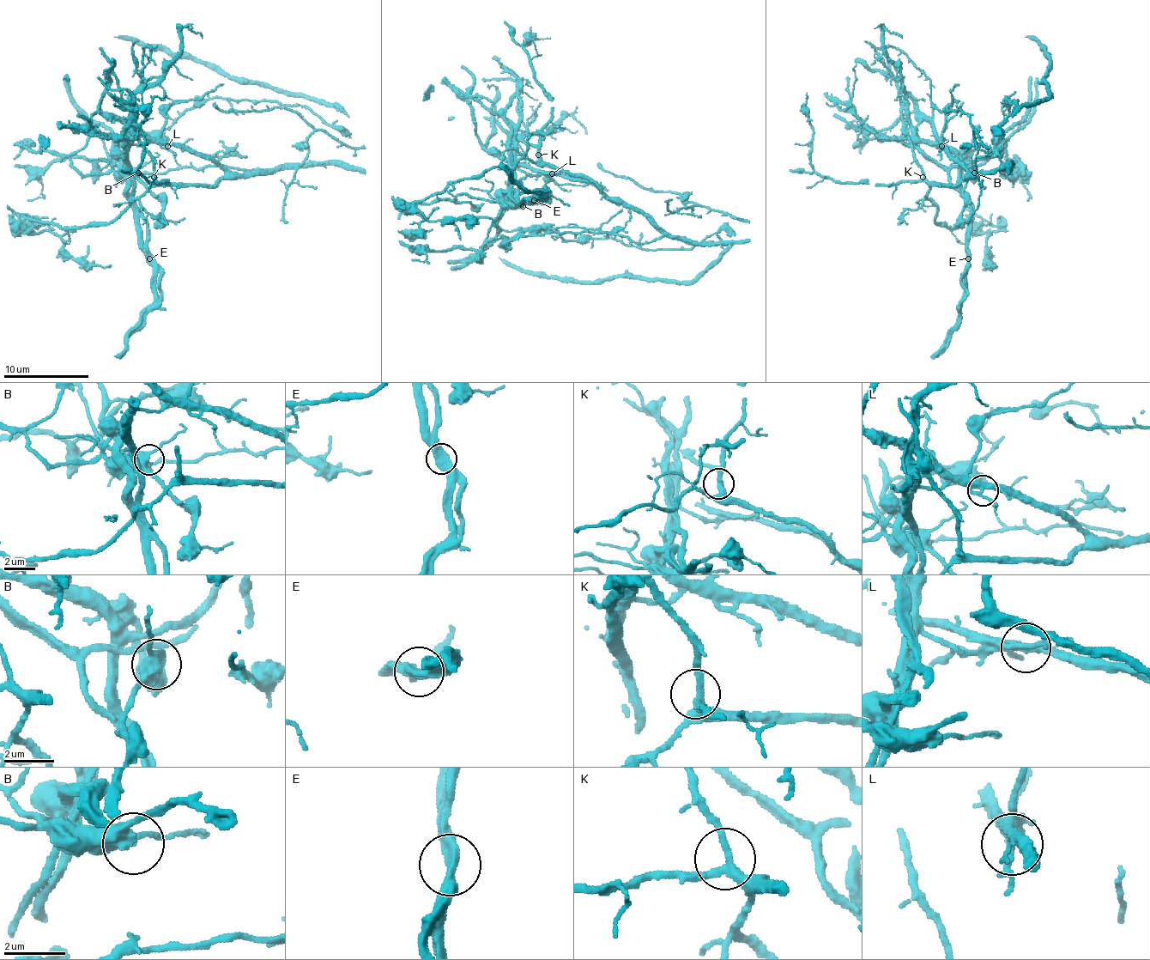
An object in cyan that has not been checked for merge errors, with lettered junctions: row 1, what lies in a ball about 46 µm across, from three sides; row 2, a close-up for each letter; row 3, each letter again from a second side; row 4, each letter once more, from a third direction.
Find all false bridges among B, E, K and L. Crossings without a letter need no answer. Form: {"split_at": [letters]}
{"split_at": ["E", "L"]}

